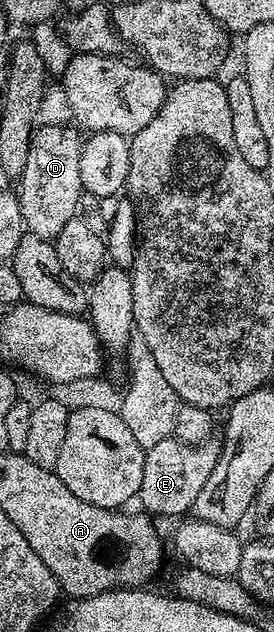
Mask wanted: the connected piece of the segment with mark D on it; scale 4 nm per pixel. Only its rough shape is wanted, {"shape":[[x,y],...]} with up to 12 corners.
{"shape":[[37,126],[18,198],[27,234],[77,218],[84,139]]}

